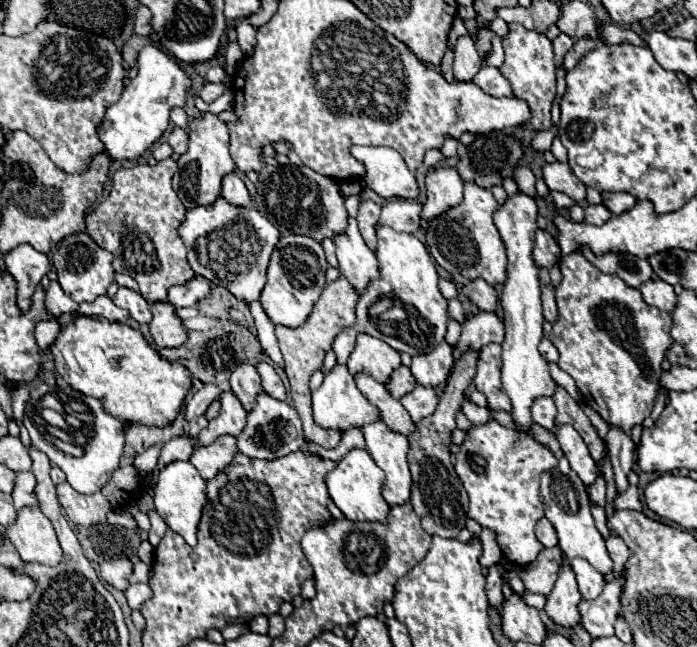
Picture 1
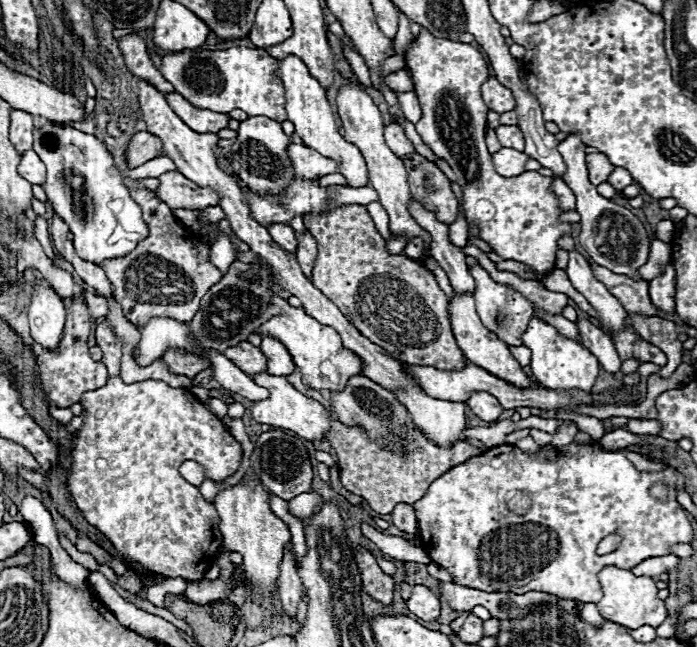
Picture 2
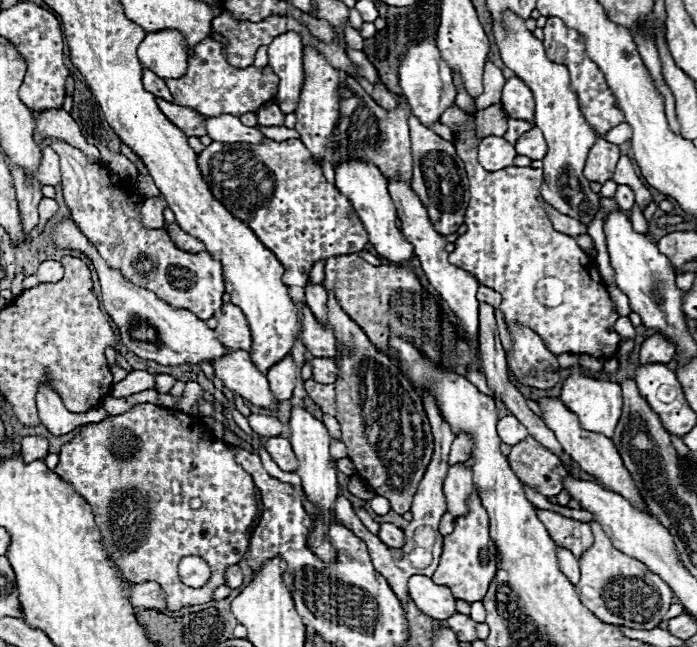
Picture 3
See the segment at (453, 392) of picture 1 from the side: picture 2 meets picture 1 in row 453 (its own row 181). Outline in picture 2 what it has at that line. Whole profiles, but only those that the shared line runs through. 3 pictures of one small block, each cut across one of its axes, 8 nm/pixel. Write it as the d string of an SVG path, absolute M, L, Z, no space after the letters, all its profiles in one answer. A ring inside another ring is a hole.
M410 154L404 158L404 166L410 174L410 194L414 200L422 202L426 210L434 212L444 224L452 224L458 212L458 200L450 188L450 180L434 164L420 154Z

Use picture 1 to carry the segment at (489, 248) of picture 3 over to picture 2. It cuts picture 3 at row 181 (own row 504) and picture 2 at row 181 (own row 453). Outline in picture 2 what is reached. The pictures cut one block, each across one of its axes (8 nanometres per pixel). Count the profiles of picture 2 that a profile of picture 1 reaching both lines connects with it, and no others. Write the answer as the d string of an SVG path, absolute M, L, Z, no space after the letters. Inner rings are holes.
M420 30L420 34L406 48L404 62L414 84L414 92L422 106L422 118L416 124L416 132L422 136L424 144L428 144L432 152L444 158L454 170L458 178L458 186L462 188L462 194L464 194L462 196L464 216L468 224L472 224L470 234L476 234L484 242L488 242L490 248L504 260L522 262L534 268L538 274L552 272L554 254L558 250L558 238L562 238L564 234L570 234L572 226L568 222L566 224L558 222L562 210L558 208L558 198L548 190L552 184L552 178L542 176L538 172L522 172L520 176L504 178L494 170L492 156L484 144L486 114L488 114L488 108L480 96L480 86L488 80L488 66L486 66L484 56L470 44L452 42L446 38L434 38L430 32Z

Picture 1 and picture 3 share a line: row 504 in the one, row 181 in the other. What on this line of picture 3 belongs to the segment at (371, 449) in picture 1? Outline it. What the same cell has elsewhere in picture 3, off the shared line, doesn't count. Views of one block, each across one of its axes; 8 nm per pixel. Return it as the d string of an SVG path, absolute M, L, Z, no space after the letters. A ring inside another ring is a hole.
M390 180L388 182L388 190L390 190L390 196L396 204L396 210L398 210L398 218L402 222L402 234L404 238L414 246L414 254L416 258L422 262L422 270L426 272L426 278L428 282L434 286L436 292L440 292L442 300L450 306L450 310L456 314L456 318L460 320L462 324L462 332L466 334L468 342L472 348L478 350L478 338L480 338L480 324L478 324L478 306L480 302L476 300L476 292L478 292L478 280L474 276L470 276L466 270L458 268L458 266L452 266L448 262L448 252L444 250L446 242L444 242L444 236L438 234L432 224L430 224L430 218L428 218L428 212L426 212L426 206L416 198L416 194L410 190L408 184L402 184L402 182L396 182L396 180Z

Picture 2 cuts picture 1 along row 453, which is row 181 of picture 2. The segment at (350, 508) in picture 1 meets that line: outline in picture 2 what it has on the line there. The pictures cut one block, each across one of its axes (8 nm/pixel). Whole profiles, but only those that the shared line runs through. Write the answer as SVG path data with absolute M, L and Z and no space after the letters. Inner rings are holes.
M286 56L278 60L278 70L276 76L280 78L282 86L284 86L284 98L286 98L286 112L288 112L288 120L294 124L296 134L304 140L306 146L314 148L316 152L320 152L326 158L332 158L338 162L338 172L342 176L346 176L348 186L360 188L368 184L368 170L366 170L366 162L360 154L360 150L346 142L334 124L334 114L332 114L332 106L326 100L326 92L320 86L320 82L308 72L308 68L304 66L304 62L296 56Z

